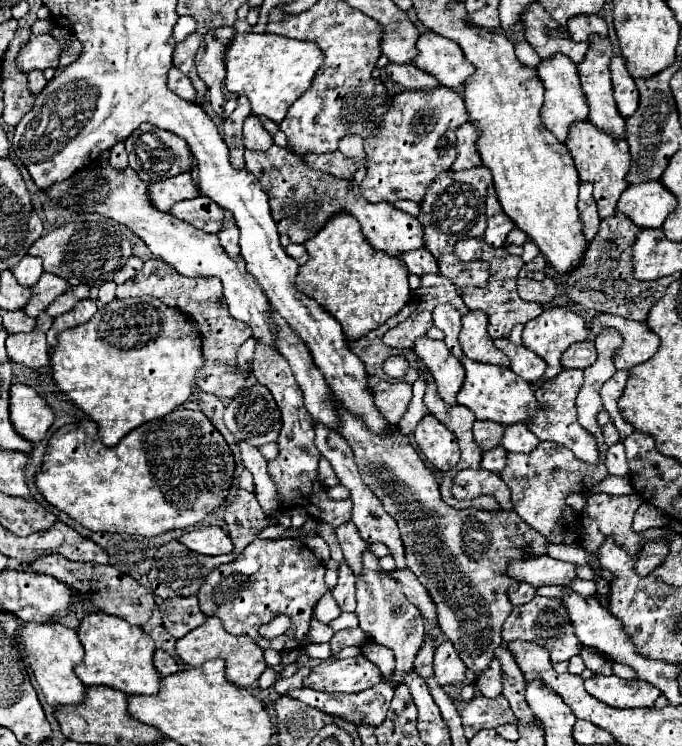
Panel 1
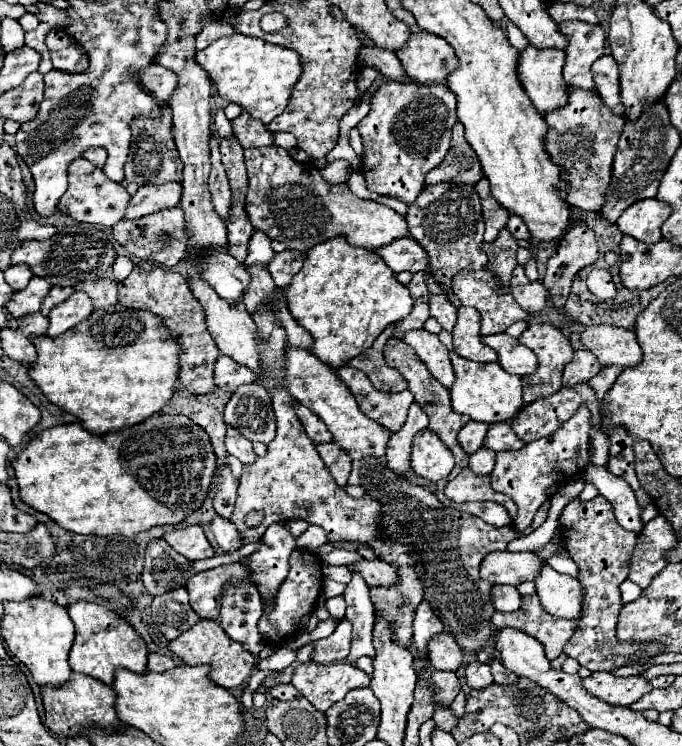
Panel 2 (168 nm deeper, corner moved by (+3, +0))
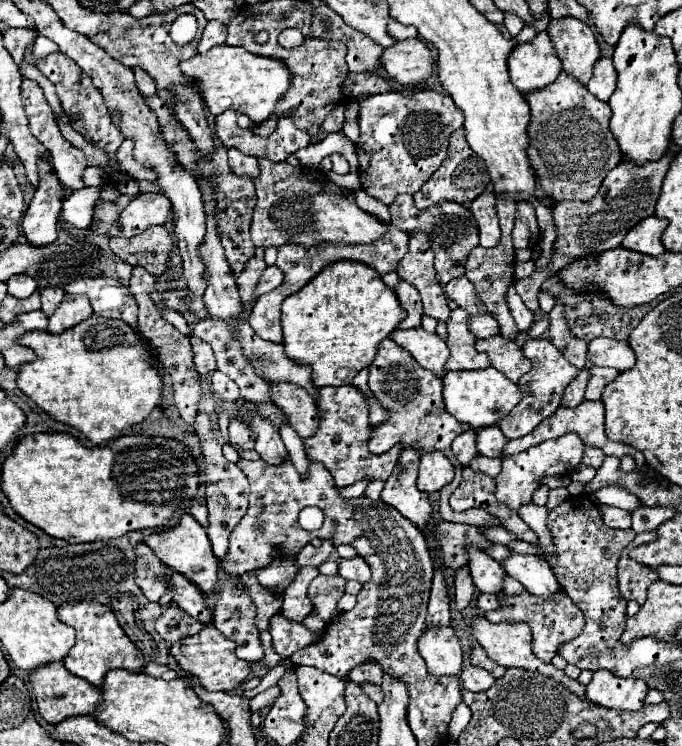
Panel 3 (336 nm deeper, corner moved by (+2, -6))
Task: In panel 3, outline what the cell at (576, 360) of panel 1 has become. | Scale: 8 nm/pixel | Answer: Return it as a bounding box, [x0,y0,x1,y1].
[562,368,590,408]

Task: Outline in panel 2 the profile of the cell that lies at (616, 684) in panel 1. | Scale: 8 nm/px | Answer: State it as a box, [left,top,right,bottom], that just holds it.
[583,672,653,706]

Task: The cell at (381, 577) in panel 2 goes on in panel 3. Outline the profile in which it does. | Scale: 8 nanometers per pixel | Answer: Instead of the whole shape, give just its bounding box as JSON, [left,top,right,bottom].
[338,556,370,582]

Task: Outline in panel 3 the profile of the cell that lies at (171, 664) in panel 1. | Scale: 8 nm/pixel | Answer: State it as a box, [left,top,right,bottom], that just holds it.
[144,662,178,680]

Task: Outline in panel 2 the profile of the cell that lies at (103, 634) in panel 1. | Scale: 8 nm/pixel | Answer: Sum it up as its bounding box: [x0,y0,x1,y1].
[67,600,147,686]

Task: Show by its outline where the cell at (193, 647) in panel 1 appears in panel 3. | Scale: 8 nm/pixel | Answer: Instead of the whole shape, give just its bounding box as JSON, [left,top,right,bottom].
[170,626,250,692]

